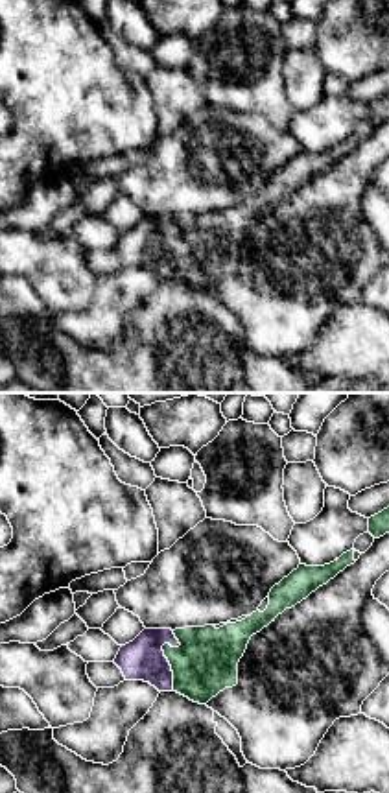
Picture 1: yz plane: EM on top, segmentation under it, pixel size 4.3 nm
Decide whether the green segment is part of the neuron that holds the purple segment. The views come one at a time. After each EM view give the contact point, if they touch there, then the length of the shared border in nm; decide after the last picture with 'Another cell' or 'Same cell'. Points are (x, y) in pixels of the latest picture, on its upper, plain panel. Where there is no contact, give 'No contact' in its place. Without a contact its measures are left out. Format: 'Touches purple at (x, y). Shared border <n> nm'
Touches purple at (163, 240). Shared border 260 nm

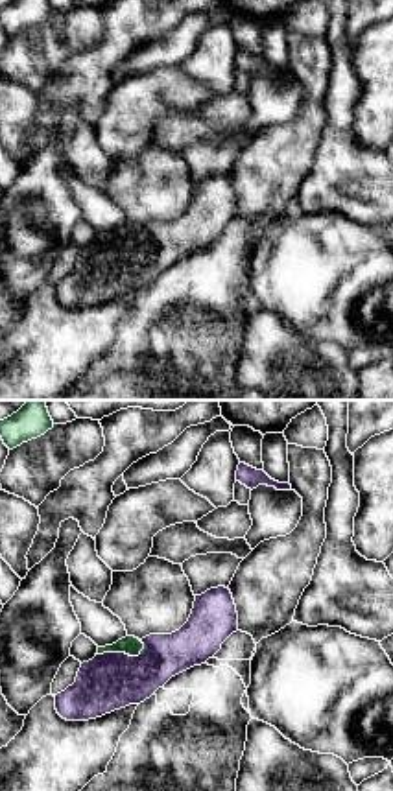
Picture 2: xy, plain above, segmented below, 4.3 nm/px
Touches purple at (122, 240). Shared border 220 nm

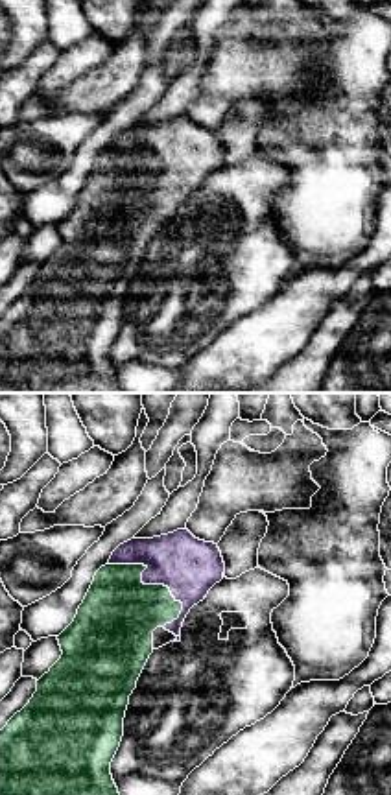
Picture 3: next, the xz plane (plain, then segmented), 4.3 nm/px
Touches purple at (144, 170). Shared border 400 nm

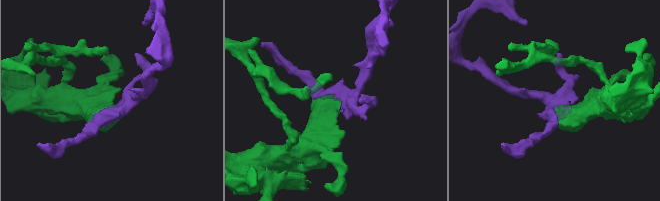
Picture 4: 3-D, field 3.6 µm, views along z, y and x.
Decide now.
Same cell

